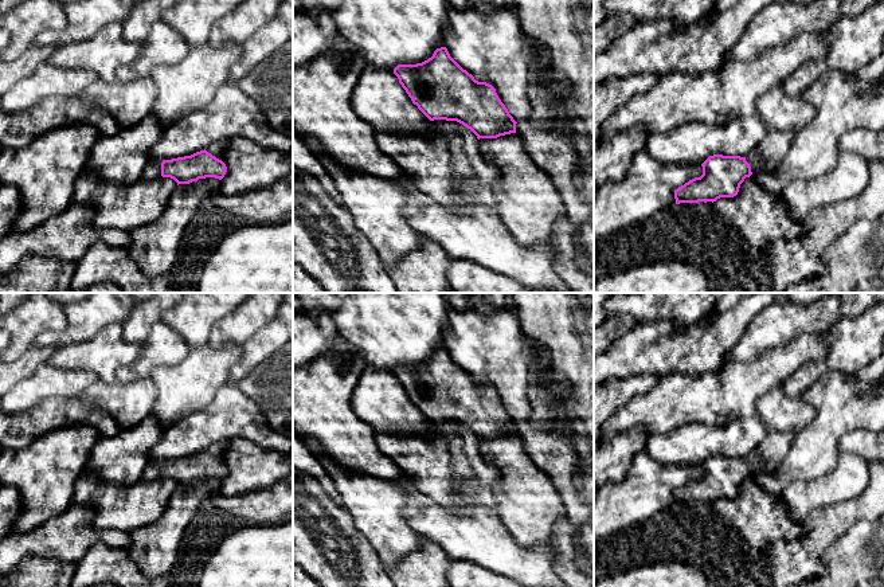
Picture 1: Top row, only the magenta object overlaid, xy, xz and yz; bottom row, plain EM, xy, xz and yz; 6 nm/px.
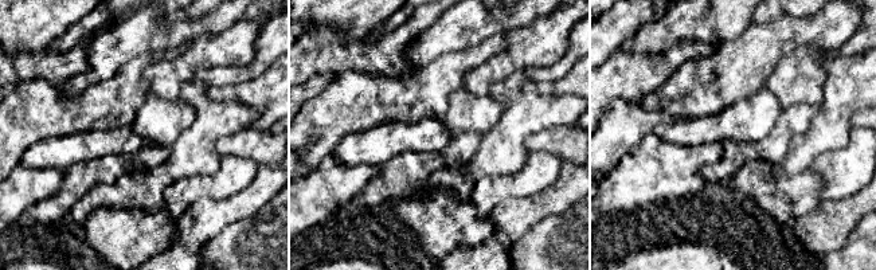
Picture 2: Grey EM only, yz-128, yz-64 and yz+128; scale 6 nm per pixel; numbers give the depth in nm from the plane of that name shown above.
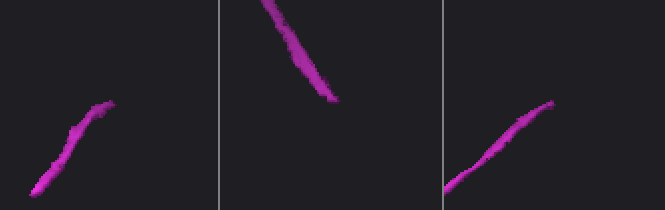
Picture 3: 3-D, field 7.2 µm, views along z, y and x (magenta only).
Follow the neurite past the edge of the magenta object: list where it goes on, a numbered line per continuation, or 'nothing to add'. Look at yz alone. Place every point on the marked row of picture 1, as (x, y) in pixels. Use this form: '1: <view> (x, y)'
1: yz (767, 156)

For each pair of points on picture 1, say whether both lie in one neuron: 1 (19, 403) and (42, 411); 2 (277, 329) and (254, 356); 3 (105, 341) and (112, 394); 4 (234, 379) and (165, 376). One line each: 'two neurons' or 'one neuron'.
1: two neurons
2: one neuron
3: two neurons
4: two neurons

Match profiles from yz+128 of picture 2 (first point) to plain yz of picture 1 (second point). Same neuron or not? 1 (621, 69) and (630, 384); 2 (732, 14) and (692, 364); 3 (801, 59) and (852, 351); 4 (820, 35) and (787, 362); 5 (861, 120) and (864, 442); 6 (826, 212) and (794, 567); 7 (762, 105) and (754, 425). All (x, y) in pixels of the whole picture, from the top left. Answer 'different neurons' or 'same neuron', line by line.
1: same neuron
2: same neuron
3: different neurons
4: same neuron
5: same neuron
6: same neuron
7: same neuron

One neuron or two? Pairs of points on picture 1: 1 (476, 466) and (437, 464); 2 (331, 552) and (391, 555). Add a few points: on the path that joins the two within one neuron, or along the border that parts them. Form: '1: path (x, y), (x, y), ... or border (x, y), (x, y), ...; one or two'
1: path (466, 466), (446, 464); one
2: border (360, 529), (386, 568); two

